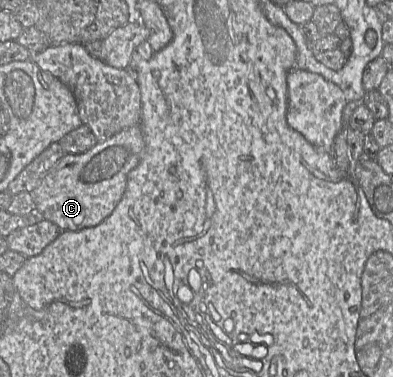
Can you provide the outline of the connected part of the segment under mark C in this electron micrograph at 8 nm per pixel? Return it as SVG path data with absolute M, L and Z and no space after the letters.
M139 124L126 128L111 138L98 142L81 154L65 154L43 177L40 185L31 192L38 217L46 219L61 231L77 231L94 227L105 220L121 200L127 185L127 177L140 162L145 148Z

